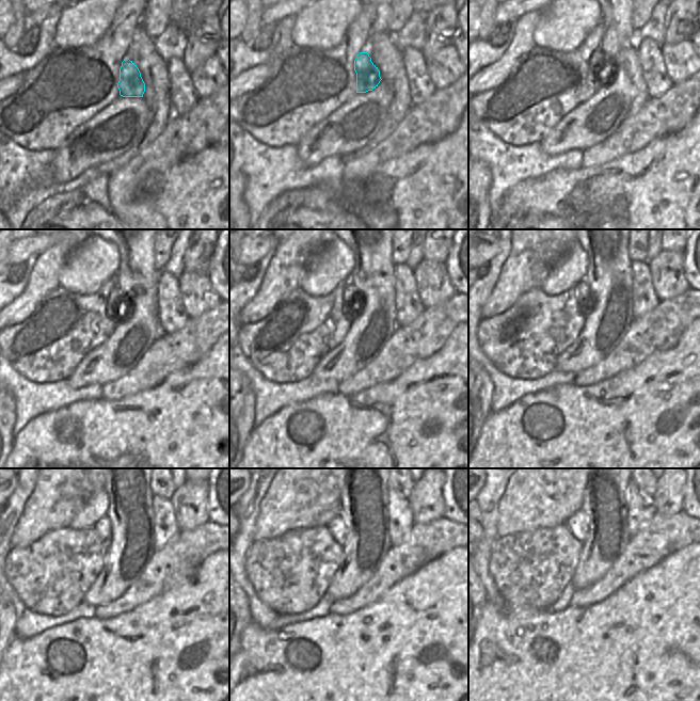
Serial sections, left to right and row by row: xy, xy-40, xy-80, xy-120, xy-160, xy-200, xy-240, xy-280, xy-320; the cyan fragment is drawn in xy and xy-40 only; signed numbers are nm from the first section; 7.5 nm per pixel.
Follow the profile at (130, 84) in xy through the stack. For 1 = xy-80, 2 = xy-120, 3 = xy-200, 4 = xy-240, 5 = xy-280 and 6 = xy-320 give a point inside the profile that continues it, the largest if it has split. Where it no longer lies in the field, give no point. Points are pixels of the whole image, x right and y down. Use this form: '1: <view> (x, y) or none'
1: xy-80 (603, 69)
2: xy-120 (118, 306)
3: xy-200 (587, 302)
4: xy-240 (99, 531)
5: xy-280 (339, 531)
6: xy-320 (576, 524)

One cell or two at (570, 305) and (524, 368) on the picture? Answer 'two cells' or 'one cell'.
one cell

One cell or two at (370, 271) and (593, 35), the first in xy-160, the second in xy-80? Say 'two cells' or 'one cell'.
two cells

